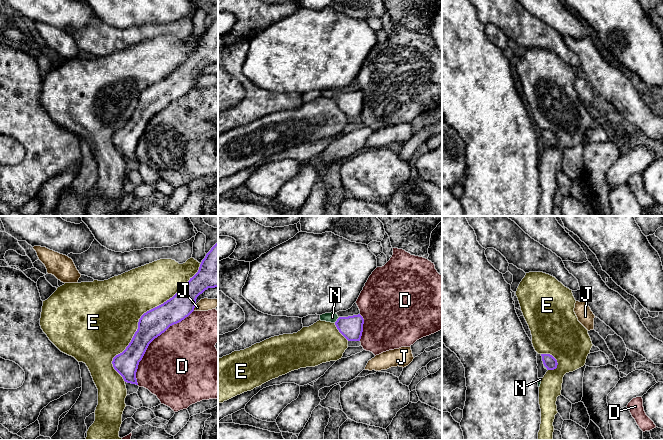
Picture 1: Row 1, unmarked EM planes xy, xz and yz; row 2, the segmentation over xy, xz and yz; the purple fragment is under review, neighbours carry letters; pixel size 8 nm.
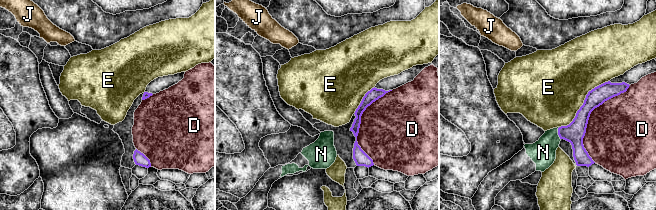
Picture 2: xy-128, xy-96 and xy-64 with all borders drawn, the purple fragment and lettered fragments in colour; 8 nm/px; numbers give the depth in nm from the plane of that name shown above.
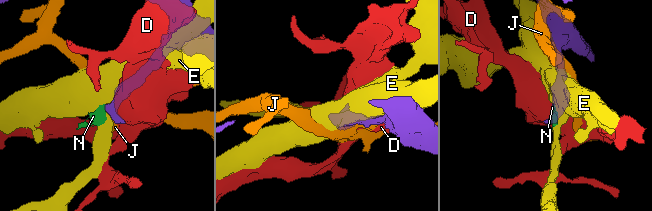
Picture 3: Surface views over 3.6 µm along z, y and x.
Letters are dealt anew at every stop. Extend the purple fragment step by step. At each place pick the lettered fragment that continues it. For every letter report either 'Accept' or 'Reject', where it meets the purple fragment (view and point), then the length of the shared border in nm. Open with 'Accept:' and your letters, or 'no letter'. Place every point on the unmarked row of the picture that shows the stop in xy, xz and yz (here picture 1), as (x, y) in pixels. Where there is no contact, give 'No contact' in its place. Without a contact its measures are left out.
Accept: N
D: Reject. Touches purple at xy (151, 117). Shared border 750 nm
E: Reject. Touches purple at xy (141, 93). Shared border 1150 nm
J: Reject. Touches purple at xy (194, 83). Shared border 60 nm
N: Accept. Touches purple at xz (337, 96). Shared border 60 nm

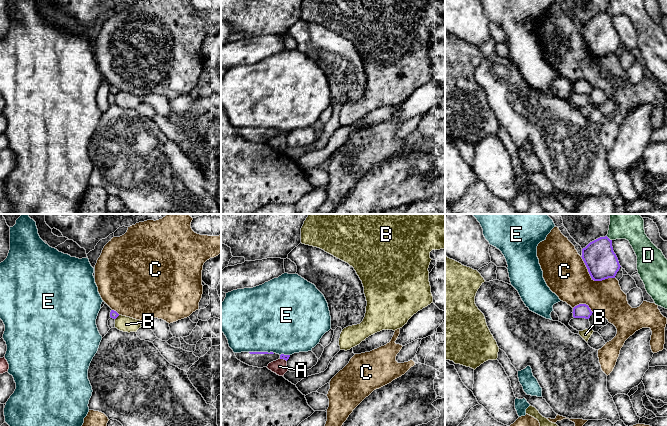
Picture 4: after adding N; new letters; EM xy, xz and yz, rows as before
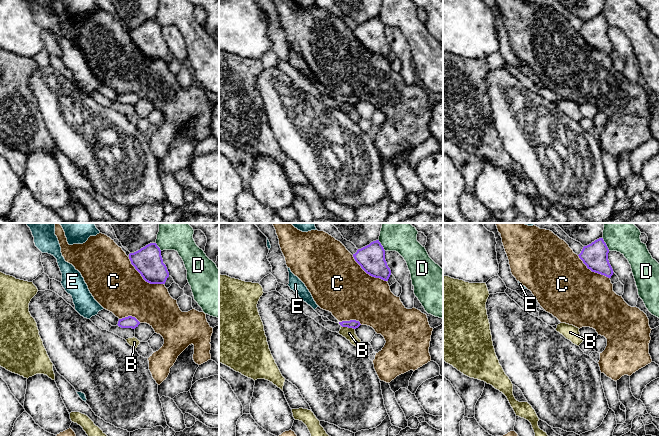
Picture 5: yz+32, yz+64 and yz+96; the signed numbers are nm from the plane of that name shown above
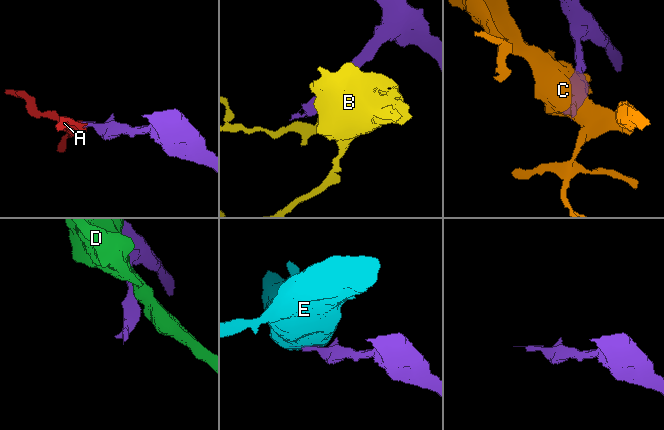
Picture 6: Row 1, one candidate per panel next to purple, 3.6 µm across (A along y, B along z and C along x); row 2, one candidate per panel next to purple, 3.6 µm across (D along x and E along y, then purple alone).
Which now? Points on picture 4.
Accept: no letter
A: Reject. Touches purple at xz (283, 134). Shared border 60 nm
B: Reject. Touches purple at xy (117, 92). Shared border 50 nm
C: Reject. Touches purple at yz (592, 54). Shared border 340 nm
D: Reject. Touches purple at yz (608, 14). Shared border 60 nm
E: Reject. Touches purple at xz (261, 128). Shared border 200 nm

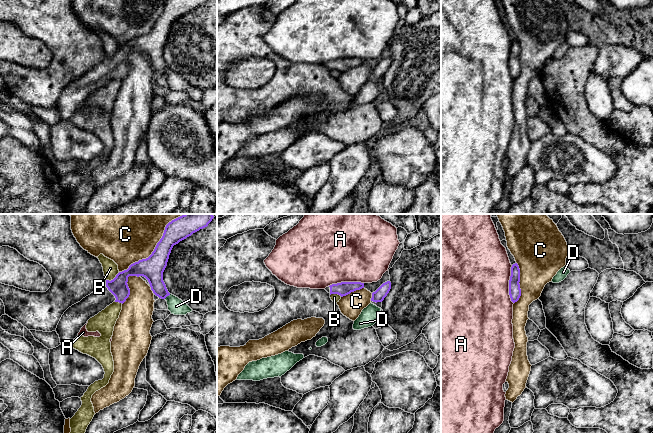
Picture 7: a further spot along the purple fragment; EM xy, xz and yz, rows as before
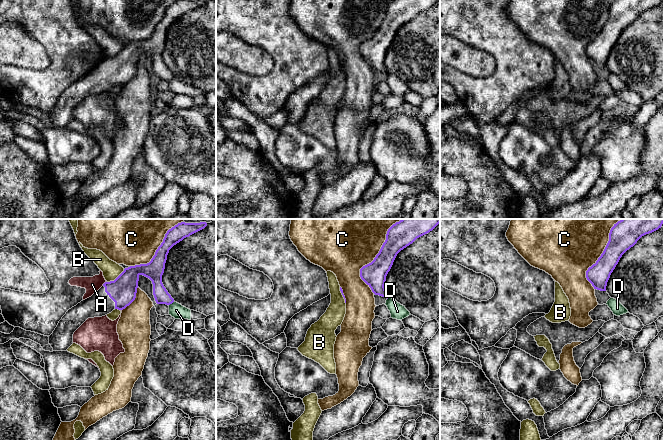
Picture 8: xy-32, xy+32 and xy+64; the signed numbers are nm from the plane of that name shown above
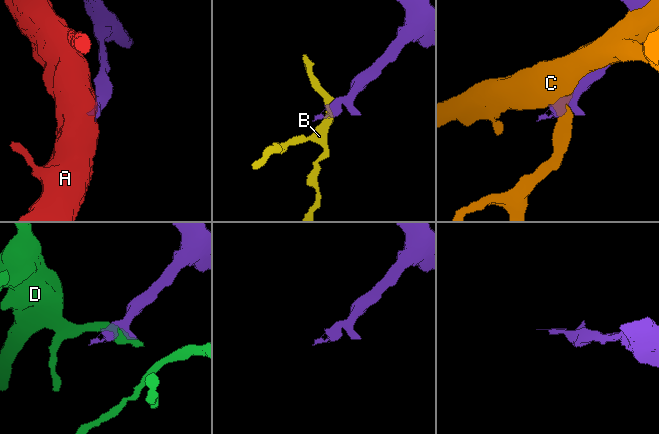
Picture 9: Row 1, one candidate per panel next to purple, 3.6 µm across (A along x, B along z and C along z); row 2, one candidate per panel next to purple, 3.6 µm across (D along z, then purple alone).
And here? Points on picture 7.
Accept: no letter
A: Reject. Touches purple at yz (509, 60). Shared border 320 nm
B: Reject. Touches purple at xy (113, 55). Shared border 130 nm
C: Reject. Touches purple at xy (150, 31). Shared border 550 nm
D: Reject. Touches purple at xy (167, 71). Shared border 70 nm

